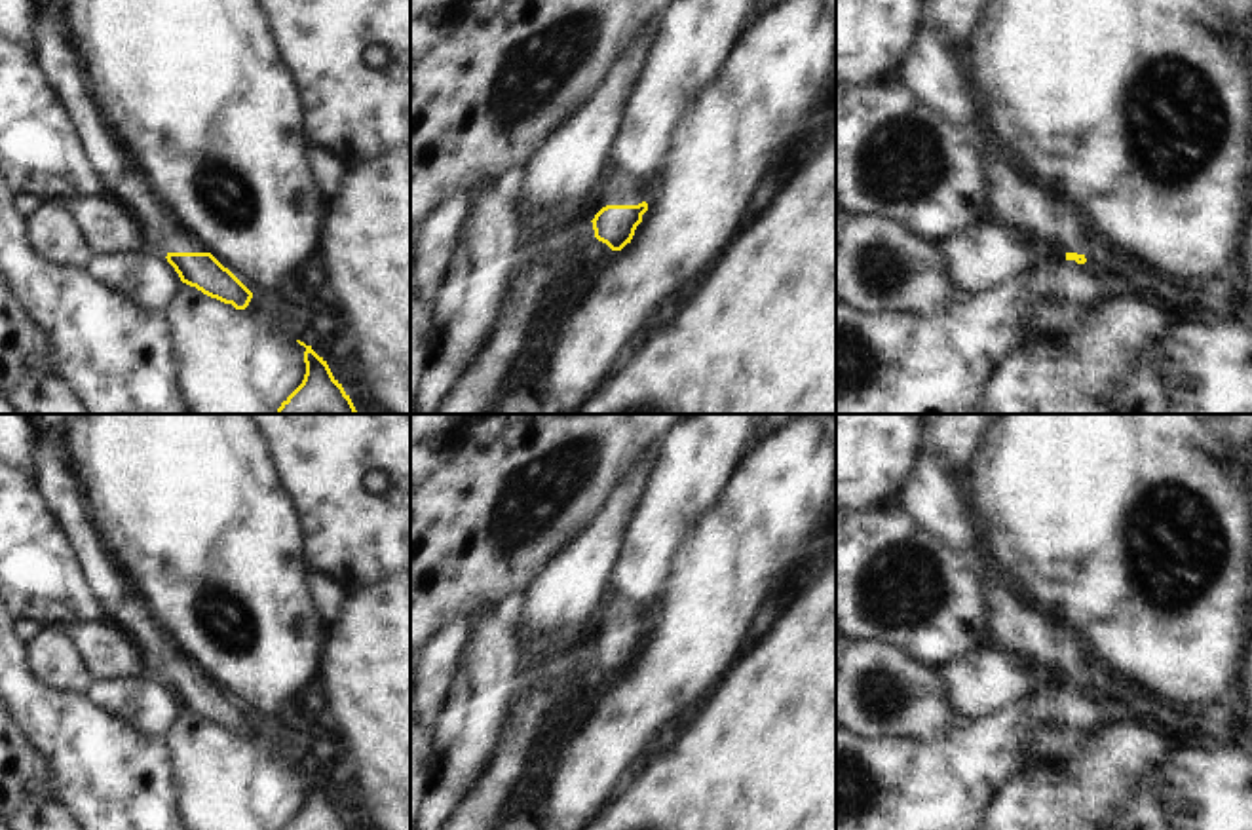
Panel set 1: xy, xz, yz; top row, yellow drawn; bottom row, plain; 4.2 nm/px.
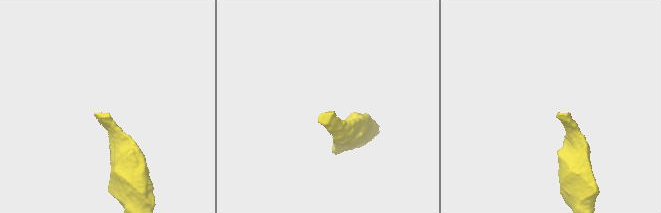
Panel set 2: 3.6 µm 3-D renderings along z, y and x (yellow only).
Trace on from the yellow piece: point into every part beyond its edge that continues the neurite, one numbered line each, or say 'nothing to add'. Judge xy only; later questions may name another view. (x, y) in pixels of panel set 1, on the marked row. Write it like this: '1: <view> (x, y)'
1: xy (122, 181)

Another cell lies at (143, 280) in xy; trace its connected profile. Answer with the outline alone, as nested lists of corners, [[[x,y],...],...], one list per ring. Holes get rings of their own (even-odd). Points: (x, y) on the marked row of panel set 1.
[[[142,251],[125,256],[93,255],[84,270],[99,287],[158,313],[180,292],[182,283],[167,260]]]

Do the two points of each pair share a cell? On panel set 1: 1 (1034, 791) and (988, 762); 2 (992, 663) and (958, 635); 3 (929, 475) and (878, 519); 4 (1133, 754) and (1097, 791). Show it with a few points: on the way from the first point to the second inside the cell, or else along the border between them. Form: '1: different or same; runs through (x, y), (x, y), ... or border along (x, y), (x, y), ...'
1: different; border along (1021, 768), (998, 791), (986, 810)
2: different; border along (992, 644), (971, 650), (939, 671)
3: different; border along (897, 496), (903, 508), (929, 532)
4: same; runs through (1123, 764), (1106, 781)

